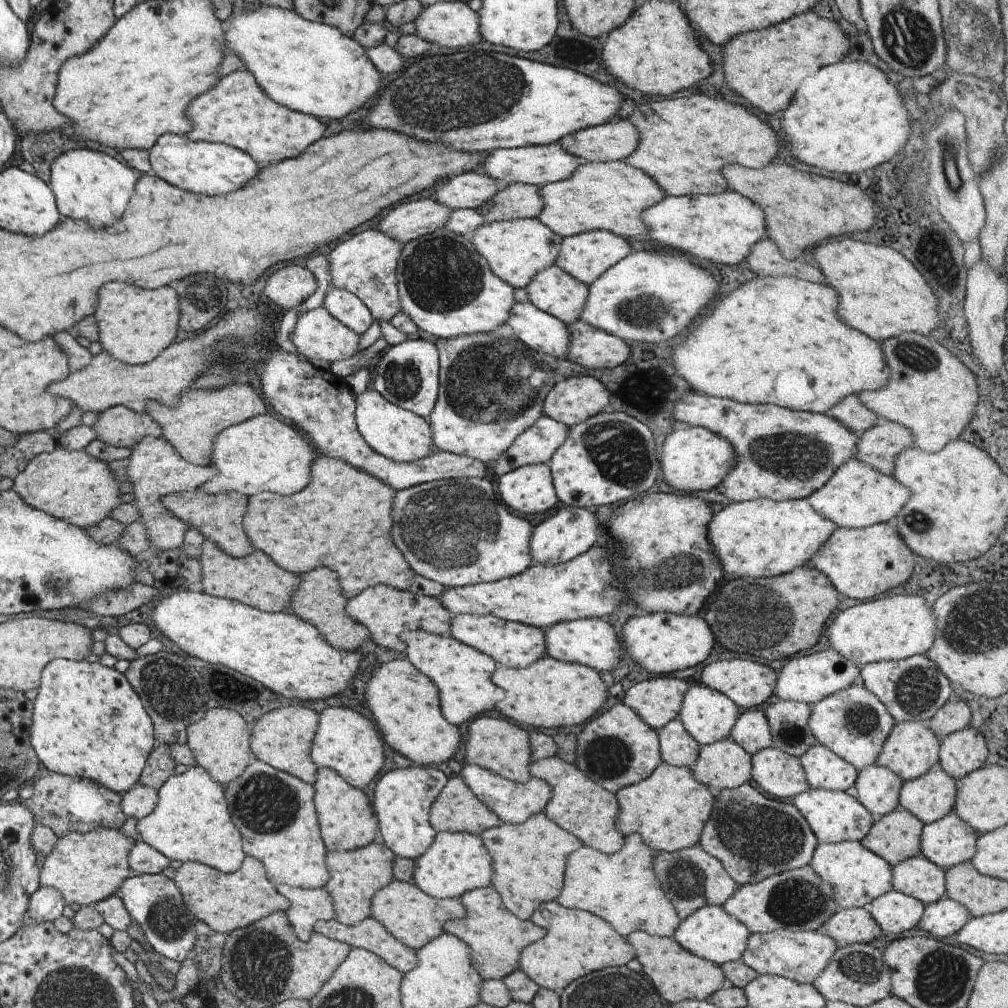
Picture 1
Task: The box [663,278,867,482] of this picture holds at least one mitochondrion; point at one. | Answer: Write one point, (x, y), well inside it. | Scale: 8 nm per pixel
(798, 456)

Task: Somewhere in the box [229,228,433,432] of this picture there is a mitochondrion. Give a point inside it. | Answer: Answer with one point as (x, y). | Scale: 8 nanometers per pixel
(401, 378)

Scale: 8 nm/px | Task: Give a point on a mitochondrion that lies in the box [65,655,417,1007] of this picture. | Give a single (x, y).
(260, 964)

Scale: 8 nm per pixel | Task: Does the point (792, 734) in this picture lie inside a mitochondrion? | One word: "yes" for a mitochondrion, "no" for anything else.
yes

